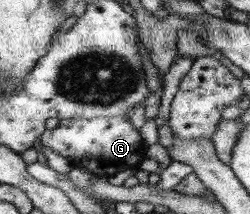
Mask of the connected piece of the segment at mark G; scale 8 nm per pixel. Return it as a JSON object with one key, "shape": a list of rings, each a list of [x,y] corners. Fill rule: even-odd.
{"shape":[[[124,117],[60,119],[56,128],[44,130],[40,135],[40,142],[44,149],[65,157],[74,167],[88,170],[96,177],[107,178],[128,169],[138,169],[147,149],[140,130],[132,125],[130,118]]]}

